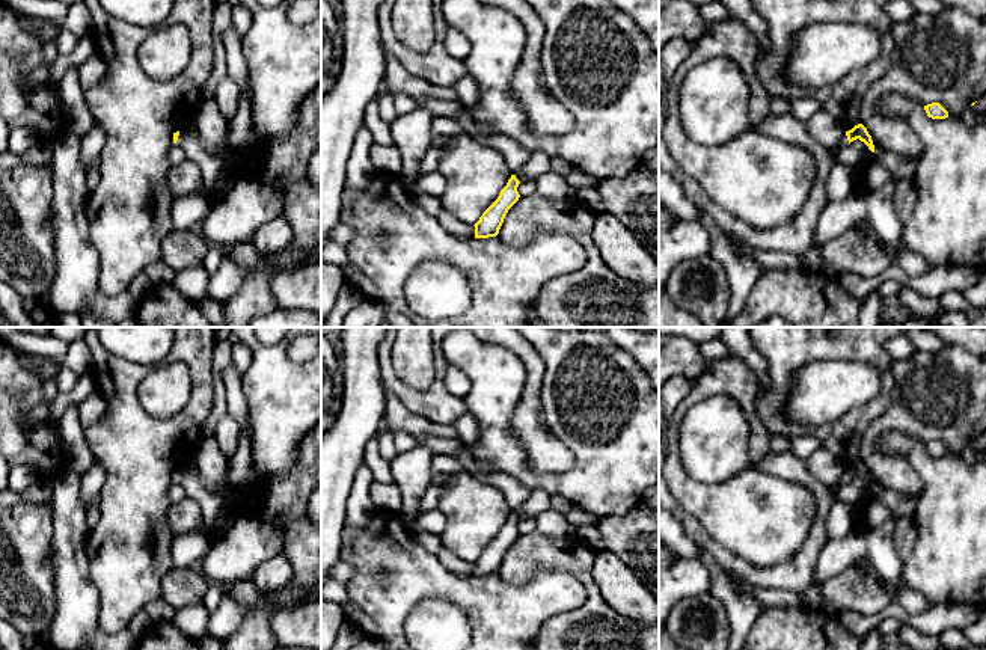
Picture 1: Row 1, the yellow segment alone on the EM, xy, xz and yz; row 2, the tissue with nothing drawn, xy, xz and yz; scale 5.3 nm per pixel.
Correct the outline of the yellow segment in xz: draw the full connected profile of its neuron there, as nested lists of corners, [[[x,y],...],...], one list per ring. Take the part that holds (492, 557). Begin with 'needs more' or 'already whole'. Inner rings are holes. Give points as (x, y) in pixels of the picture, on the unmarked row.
needs more; [[[531,490],[522,507],[511,513],[498,537],[482,550],[475,564],[475,576],[496,575],[508,547],[519,538],[517,525],[522,519],[535,519],[540,513],[550,508],[550,496],[541,490]]]

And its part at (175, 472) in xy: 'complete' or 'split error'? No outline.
split error

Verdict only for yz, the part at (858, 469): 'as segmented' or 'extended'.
extended

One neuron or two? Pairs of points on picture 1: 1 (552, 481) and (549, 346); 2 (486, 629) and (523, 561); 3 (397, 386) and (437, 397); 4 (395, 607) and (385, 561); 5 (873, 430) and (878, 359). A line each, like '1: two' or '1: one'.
1: one
2: two
3: one
4: one
5: two

